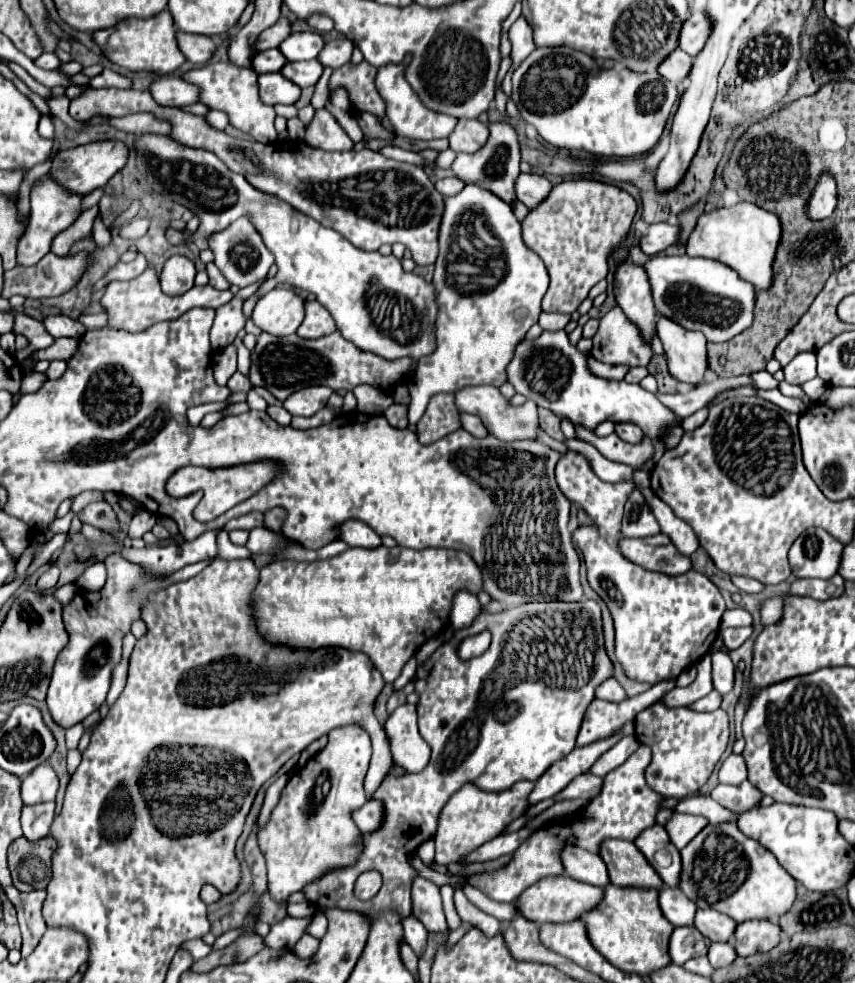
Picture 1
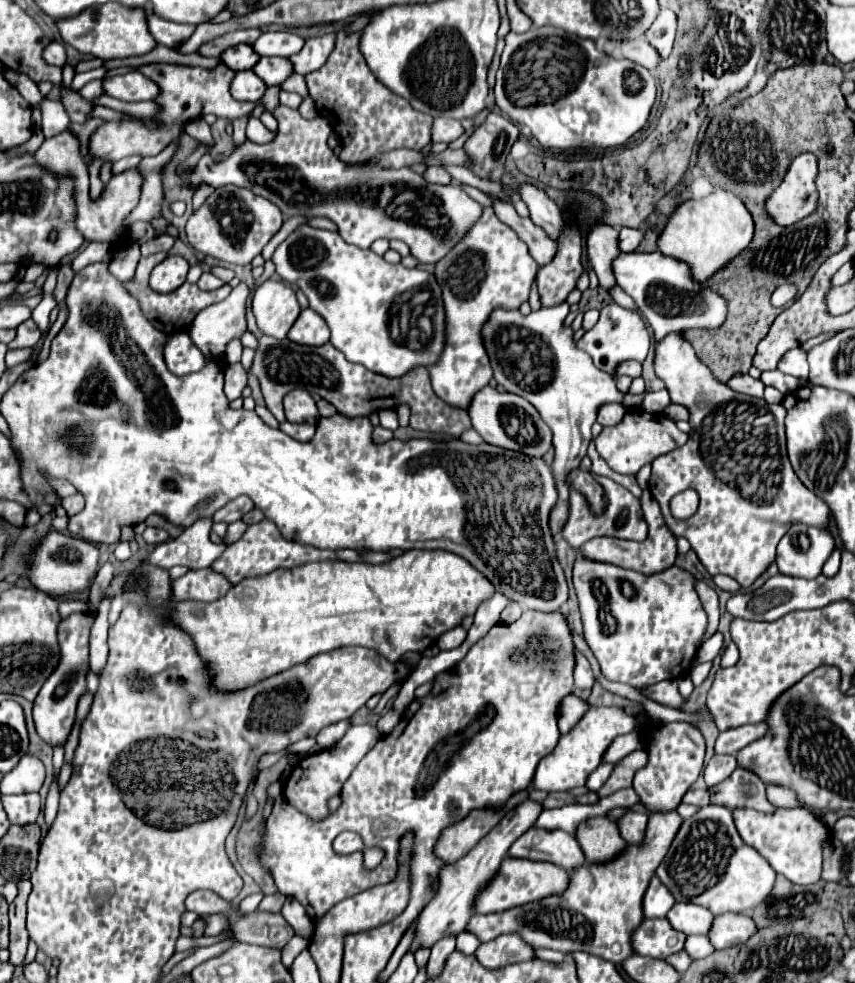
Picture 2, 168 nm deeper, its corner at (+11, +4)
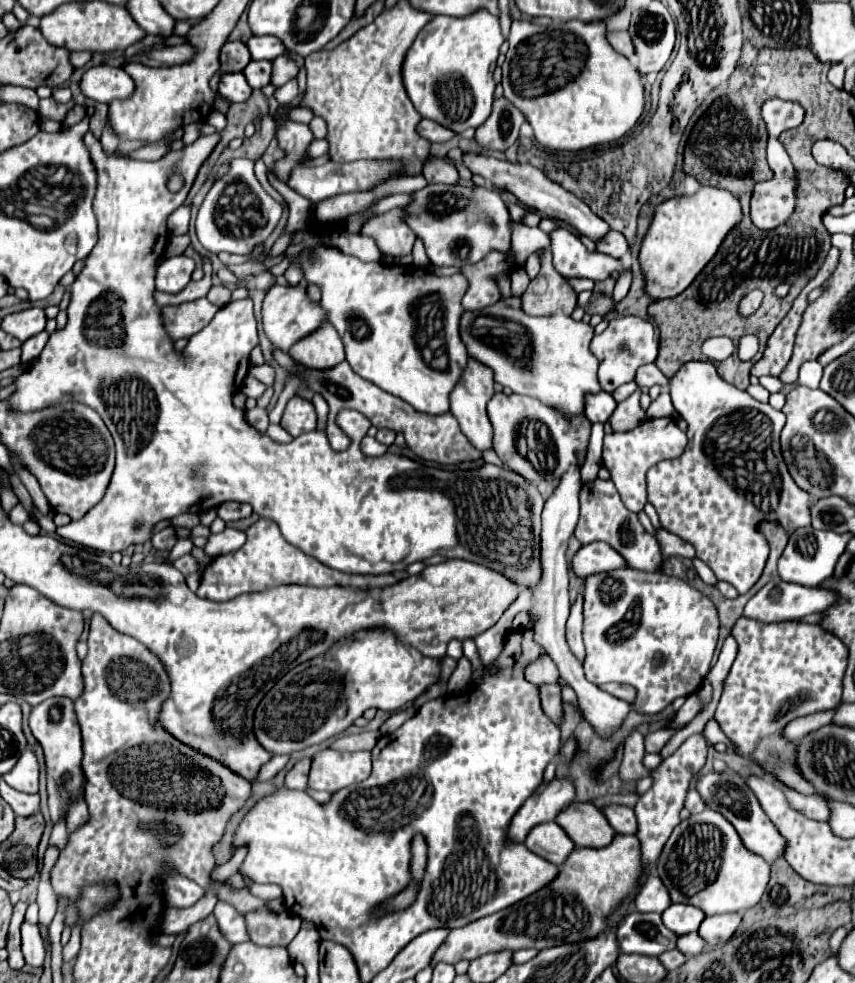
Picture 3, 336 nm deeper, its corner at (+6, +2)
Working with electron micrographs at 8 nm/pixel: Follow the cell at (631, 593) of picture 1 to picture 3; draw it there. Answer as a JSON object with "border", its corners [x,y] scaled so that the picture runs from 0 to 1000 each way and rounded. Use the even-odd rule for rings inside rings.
{"border":[[[719,579],[684,587],[682,611],[682,654],[687,660],[682,681],[691,695],[705,697],[719,693],[740,697],[745,701],[743,721],[747,725],[771,725],[789,709],[804,709],[818,701],[829,683],[841,648],[841,626],[829,607],[794,587],[745,579]]]}

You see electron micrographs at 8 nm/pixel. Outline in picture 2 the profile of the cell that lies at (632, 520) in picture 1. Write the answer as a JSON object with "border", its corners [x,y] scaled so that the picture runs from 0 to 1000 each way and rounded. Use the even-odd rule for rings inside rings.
{"border":[[[692,481],[692,485],[704,493],[706,504],[709,504],[709,518],[706,522],[695,522],[685,510],[685,506],[669,497],[669,526],[664,526],[664,534],[660,534],[660,542],[657,546],[671,556],[676,558],[681,552],[690,550],[692,546],[720,546],[720,548],[737,548],[737,550],[753,550],[758,546],[758,534],[751,526],[751,518],[749,518],[749,510],[727,493],[718,491],[711,485],[699,485]]]}

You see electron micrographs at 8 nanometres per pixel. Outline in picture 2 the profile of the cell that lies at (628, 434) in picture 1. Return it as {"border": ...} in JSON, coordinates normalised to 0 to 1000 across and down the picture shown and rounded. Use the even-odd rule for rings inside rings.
{"border":[[[706,410],[702,416],[699,416],[699,430],[704,434],[716,434],[716,432],[723,432],[730,424],[732,416],[725,412],[725,410]]]}

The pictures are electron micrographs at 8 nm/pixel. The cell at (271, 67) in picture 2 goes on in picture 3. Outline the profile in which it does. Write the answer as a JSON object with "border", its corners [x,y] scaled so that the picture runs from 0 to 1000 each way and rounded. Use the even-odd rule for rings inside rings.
{"border":[[[294,62],[287,70],[284,76],[289,78],[289,84],[296,91],[308,91],[310,86],[315,86],[315,78],[317,78],[317,62]]]}

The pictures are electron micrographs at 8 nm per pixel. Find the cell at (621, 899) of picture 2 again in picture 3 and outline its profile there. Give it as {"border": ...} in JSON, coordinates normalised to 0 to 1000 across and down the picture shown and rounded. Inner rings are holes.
{"border":[[[719,849],[717,858],[705,864],[673,864],[642,902],[635,902],[584,929],[570,931],[525,949],[520,959],[506,972],[504,982],[513,978],[532,982],[539,976],[551,978],[567,969],[588,965],[640,965],[696,955],[710,947],[712,931],[726,923],[726,919],[743,913],[743,906],[752,898],[752,890],[754,880],[750,874],[750,858],[743,849]]]}

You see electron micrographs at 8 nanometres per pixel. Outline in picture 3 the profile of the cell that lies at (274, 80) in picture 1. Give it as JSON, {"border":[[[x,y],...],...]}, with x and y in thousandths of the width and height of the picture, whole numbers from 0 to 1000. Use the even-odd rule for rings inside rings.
{"border":[[[263,74],[256,84],[256,95],[263,97],[263,101],[268,101],[268,103],[280,105],[280,103],[289,103],[294,99],[296,91],[291,89],[284,74]]]}

